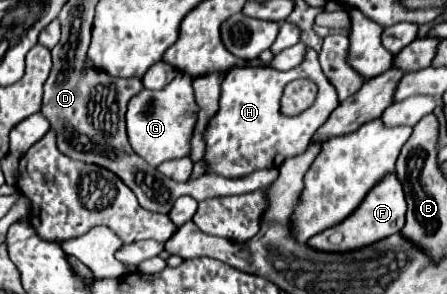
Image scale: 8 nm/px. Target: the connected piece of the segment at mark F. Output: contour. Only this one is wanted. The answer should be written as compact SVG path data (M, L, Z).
M391 173L389 177L385 177L385 181L381 181L381 185L377 185L377 189L373 189L373 193L369 193L369 197L365 197L365 201L355 209L355 213L351 213L345 221L341 221L341 225L335 225L333 229L319 233L317 237L311 237L307 245L311 249L325 253L349 253L363 249L375 241L399 233L405 225L405 211L407 211L407 203L405 203L403 187L397 181L395 173Z

